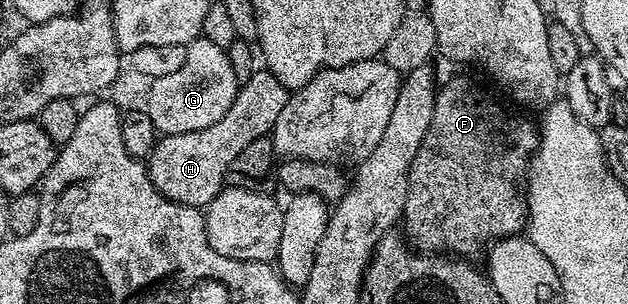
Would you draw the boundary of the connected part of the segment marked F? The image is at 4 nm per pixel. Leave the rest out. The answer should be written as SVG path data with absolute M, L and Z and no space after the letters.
M458 76L441 85L436 98L436 114L432 114L432 126L428 126L428 134L424 134L424 142L420 142L420 150L416 150L416 158L412 158L412 170L408 174L408 198L402 211L406 232L404 236L415 249L427 254L453 254L458 258L474 258L478 251L485 249L491 242L502 240L507 236L517 236L528 224L528 196L524 185L528 180L528 169L531 159L538 150L539 129L530 120L517 120L514 116L505 116L498 104L490 101L490 96L482 88L477 88L466 76Z

